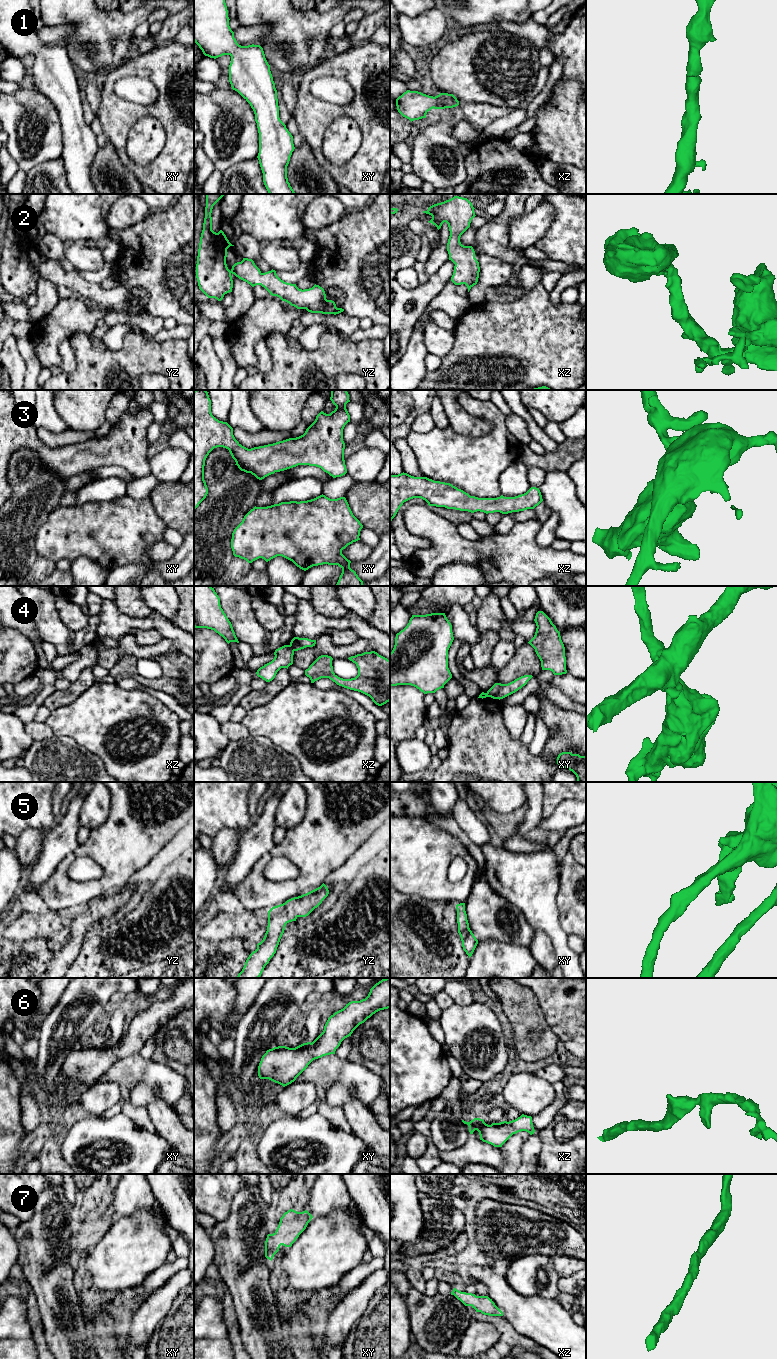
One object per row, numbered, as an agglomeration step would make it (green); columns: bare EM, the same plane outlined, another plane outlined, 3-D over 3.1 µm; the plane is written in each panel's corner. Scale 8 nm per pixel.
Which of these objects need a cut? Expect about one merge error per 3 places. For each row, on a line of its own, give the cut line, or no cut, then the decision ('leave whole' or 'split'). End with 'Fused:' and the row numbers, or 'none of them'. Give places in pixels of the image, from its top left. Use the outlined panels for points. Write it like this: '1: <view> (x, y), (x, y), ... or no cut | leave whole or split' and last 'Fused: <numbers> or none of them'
1: no cut | leave whole
2: no cut | leave whole
3: no cut | leave whole
4: xz (290, 644), (294, 650) | split
5: no cut | leave whole
6: no cut | leave whole
7: no cut | leave whole
Fused: 4

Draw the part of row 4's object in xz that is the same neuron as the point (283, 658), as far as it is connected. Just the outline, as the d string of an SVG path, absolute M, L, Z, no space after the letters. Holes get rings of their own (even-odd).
M284 645L274 652L274 659L260 667L256 674L266 682L272 681L281 668L287 668L293 664L294 649L291 645Z

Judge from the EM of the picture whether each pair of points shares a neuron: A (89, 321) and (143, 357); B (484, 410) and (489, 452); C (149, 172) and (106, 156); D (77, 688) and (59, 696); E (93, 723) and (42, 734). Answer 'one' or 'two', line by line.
A: two
B: one
C: two
D: one
E: two

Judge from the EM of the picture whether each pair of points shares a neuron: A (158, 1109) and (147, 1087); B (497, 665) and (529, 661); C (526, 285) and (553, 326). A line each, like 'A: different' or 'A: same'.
A: different
B: different
C: different

